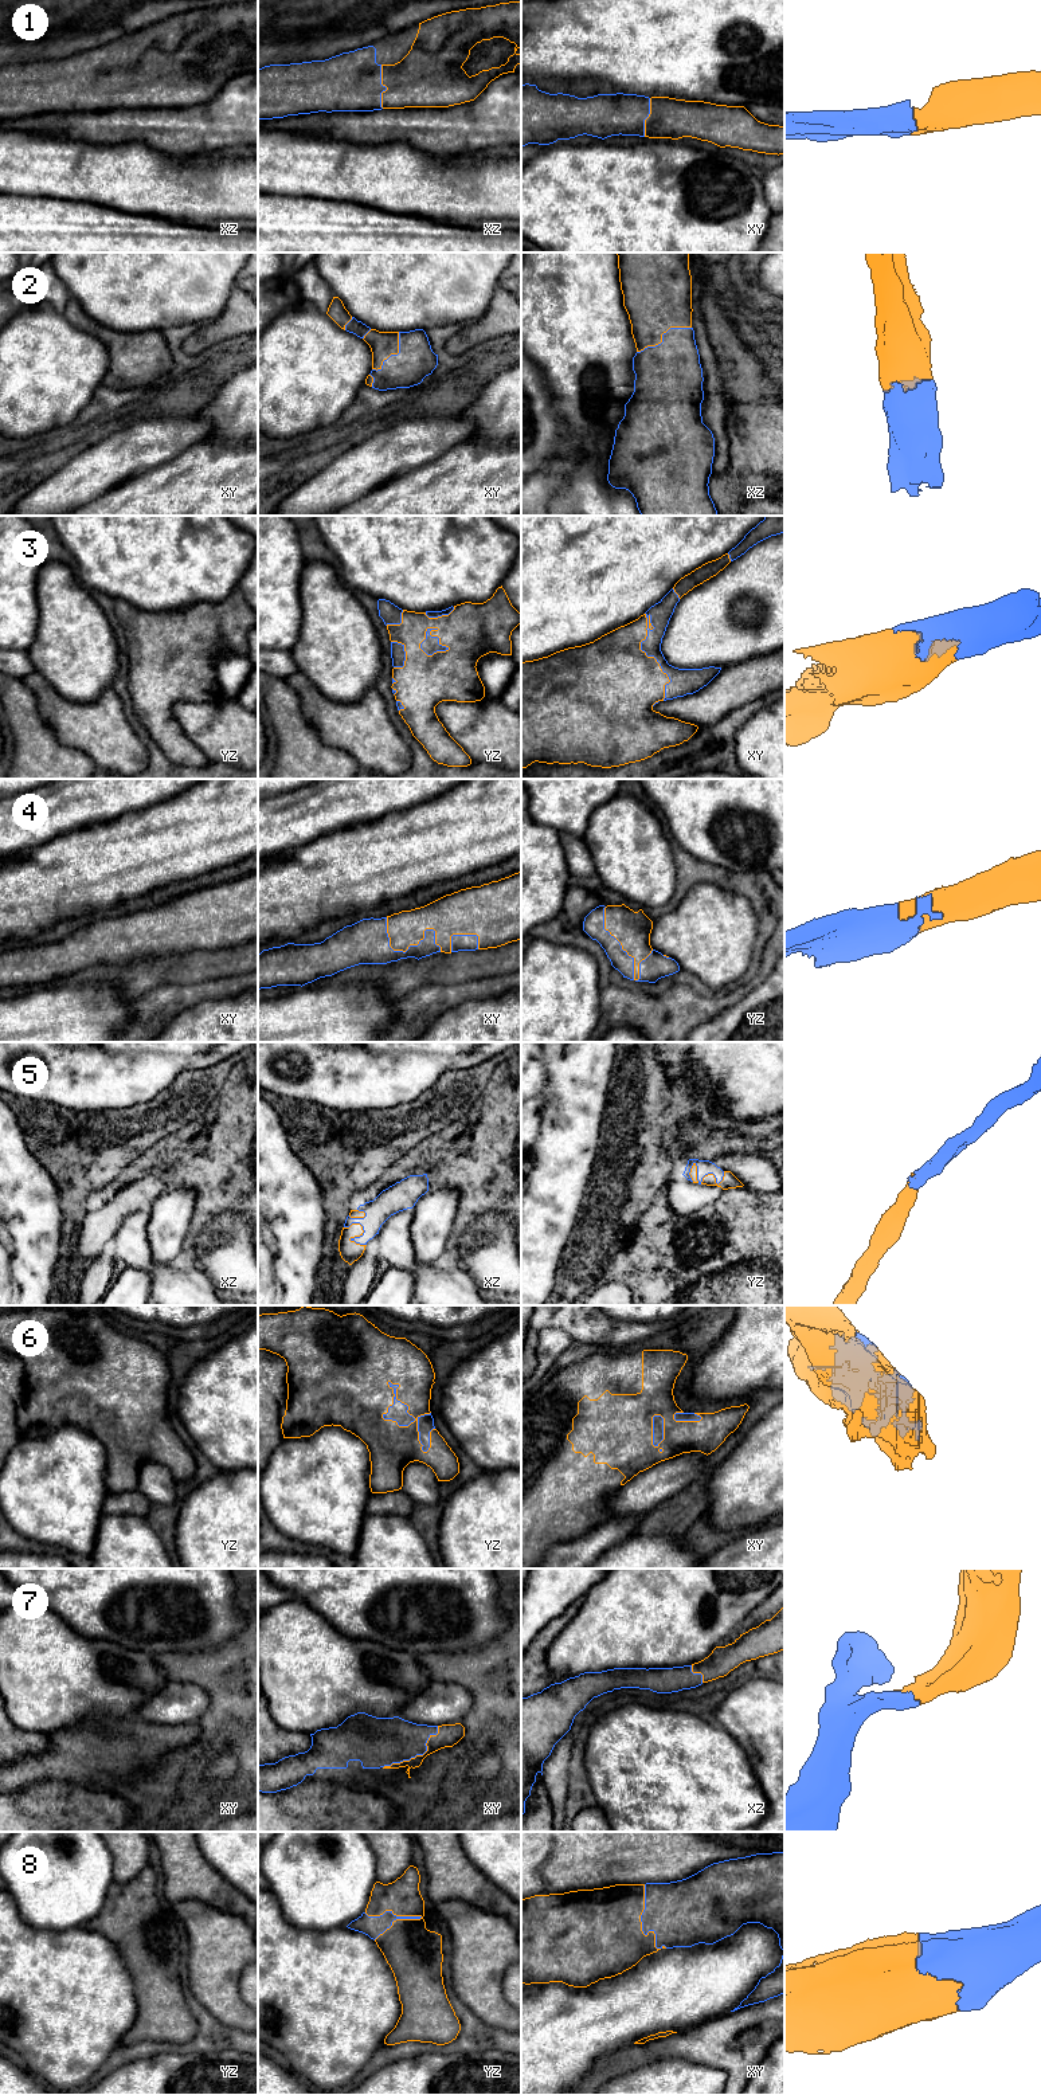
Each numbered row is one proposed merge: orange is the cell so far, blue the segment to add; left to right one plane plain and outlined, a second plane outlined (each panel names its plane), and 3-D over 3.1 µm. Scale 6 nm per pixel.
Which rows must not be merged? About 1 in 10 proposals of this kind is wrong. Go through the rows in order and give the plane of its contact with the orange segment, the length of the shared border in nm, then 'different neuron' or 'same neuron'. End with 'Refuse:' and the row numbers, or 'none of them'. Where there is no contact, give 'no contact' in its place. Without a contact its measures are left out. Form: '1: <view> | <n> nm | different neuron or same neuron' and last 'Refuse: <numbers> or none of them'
1: xz | 260 nm | same neuron
2: xz | 360 nm | same neuron
3: xy | 550 nm | same neuron
4: yz | 480 nm | same neuron
5: yz | 220 nm | same neuron
6: yz | 480 nm | same neuron
7: xy | 420 nm | same neuron
8: yz | 360 nm | same neuron
Refuse: none of them

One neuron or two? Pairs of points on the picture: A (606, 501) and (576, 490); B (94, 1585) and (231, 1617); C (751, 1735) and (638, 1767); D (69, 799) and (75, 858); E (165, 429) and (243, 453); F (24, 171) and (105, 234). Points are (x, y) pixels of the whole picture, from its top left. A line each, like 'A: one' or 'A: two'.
A: one
B: one
C: two
D: two
E: two
F: two

